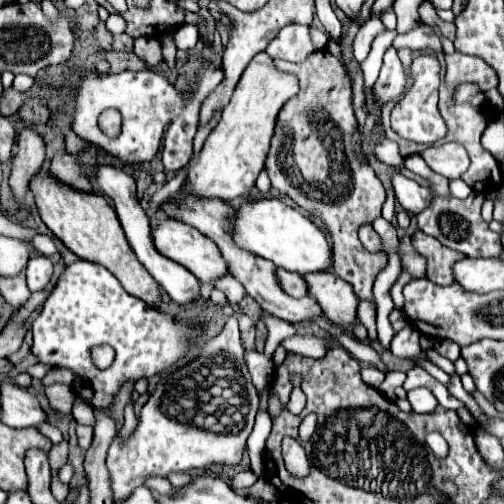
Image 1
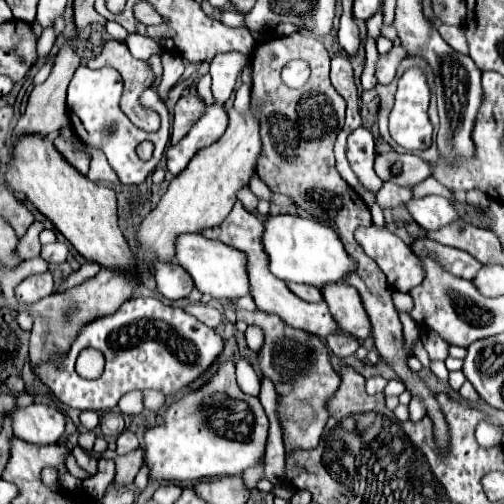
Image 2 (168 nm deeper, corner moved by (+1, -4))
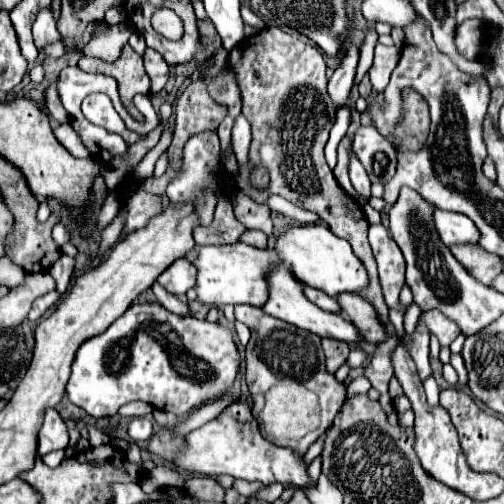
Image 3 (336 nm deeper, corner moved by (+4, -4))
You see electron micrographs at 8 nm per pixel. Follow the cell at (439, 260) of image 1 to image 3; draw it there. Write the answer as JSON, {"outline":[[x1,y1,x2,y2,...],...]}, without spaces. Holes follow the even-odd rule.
{"outline":[[450,245,448,249,456,261,462,263,464,269,484,285,492,285,492,279,502,273,500,257,490,255,478,245]]}

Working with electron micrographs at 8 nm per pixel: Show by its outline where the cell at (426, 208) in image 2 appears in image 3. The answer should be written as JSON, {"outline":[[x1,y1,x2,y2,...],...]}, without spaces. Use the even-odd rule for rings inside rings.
{"outline":[[434,209,432,215,434,215,434,225,442,243,446,245,478,243,478,229,474,227,470,217,462,213,454,213,454,211,444,211,444,209]]}

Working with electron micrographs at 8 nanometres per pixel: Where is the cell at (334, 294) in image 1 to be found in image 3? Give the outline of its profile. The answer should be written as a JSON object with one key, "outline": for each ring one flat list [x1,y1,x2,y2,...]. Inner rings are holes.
{"outline":[[340,293,336,301,342,309,342,315,354,323,364,341,386,341,386,331,382,331,382,323,378,323,378,315,374,315,374,309,370,303,366,303,366,299,362,299,358,293]]}

